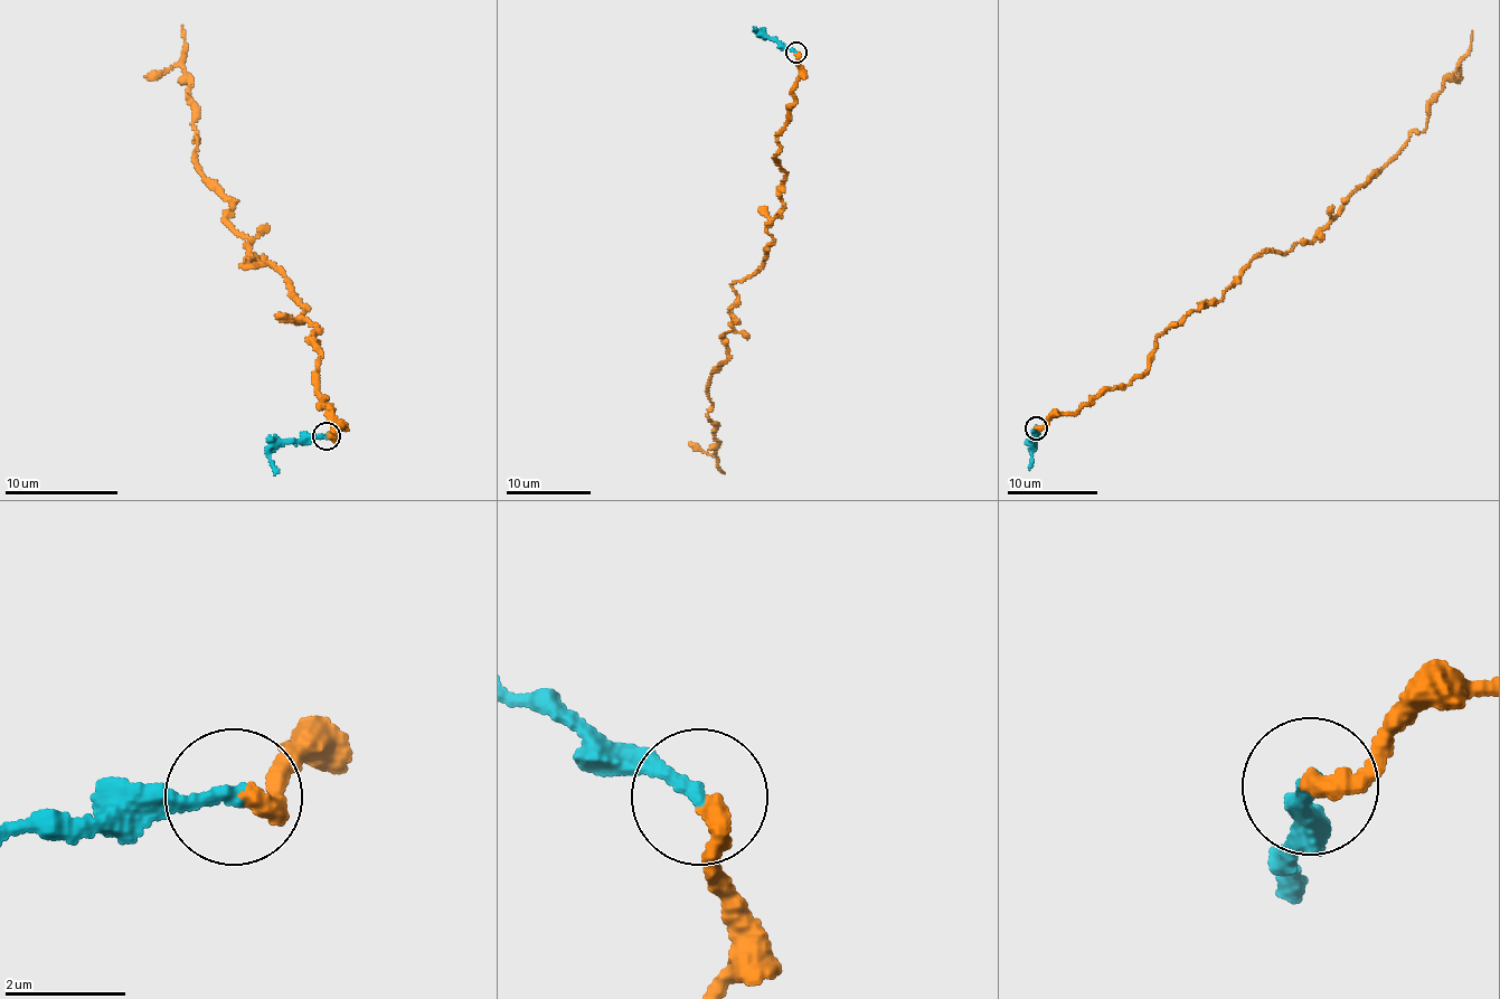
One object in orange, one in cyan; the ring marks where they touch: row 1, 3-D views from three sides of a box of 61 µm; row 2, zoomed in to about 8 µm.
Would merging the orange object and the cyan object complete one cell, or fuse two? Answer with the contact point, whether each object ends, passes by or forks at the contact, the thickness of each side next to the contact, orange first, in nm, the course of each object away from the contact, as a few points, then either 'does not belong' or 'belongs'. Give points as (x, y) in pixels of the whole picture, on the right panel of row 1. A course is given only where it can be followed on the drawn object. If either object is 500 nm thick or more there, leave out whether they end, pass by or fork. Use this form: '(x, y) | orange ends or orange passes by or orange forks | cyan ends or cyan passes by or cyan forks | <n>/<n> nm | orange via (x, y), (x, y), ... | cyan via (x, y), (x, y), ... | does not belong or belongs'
(1036, 429) | orange ends | cyan ends | 320/240 nm | orange via (1037, 427), (1149, 369), (1157, 337), (1219, 301), (1257, 256), (1312, 239), (1426, 128), (1427, 104), (1472, 31) | cyan via (1037, 427), (1029, 470) | belongs

